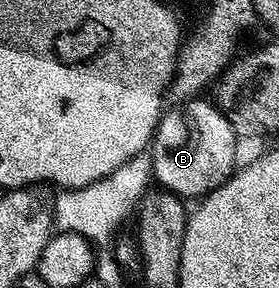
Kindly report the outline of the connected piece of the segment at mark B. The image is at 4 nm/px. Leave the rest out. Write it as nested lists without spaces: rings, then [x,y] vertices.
[[[205,99],[183,101],[166,108],[151,142],[154,182],[164,192],[182,199],[207,196],[211,190],[220,187],[239,165],[236,131],[216,103],[201,100]]]

